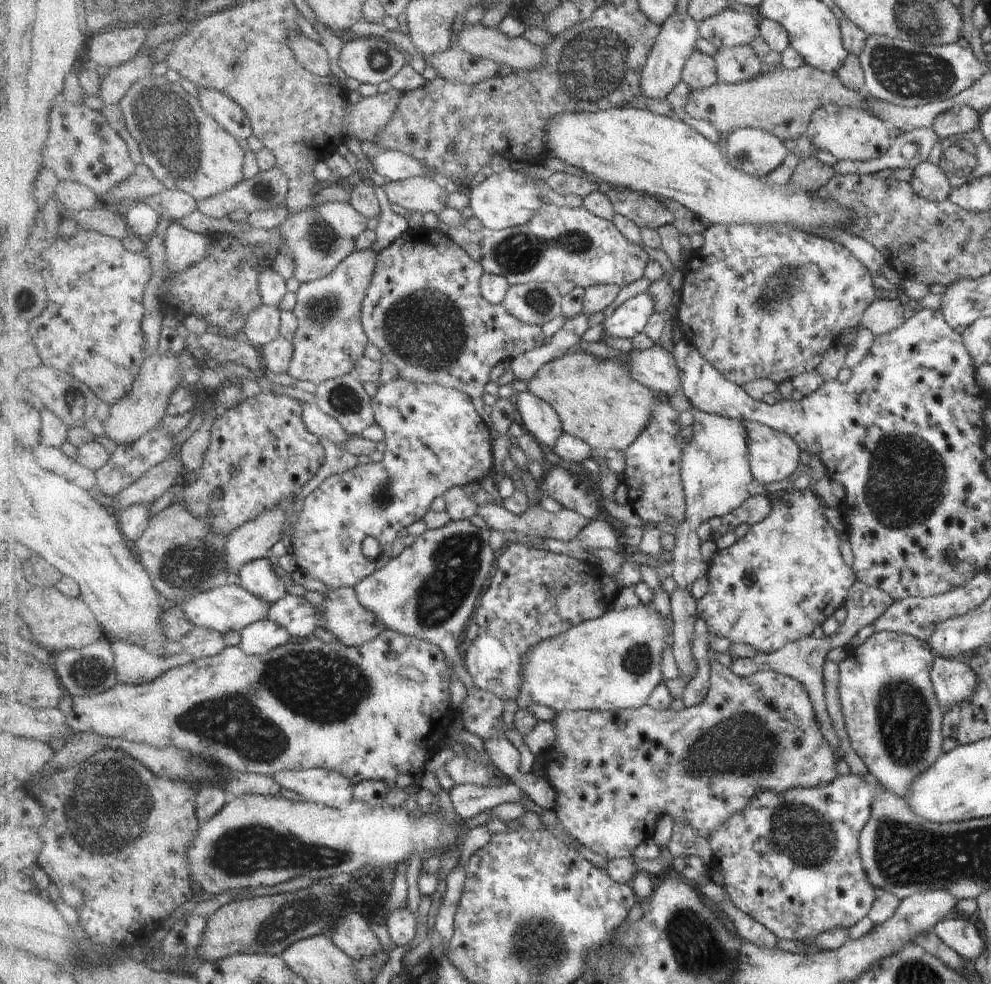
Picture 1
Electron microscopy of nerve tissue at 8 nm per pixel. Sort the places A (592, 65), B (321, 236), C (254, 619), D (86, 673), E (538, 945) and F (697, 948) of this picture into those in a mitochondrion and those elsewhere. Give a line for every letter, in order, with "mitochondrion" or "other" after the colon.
A: mitochondrion
B: mitochondrion
C: other
D: mitochondrion
E: mitochondrion
F: mitochondrion

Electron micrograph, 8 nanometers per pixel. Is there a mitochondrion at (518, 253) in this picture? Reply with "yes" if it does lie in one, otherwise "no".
yes

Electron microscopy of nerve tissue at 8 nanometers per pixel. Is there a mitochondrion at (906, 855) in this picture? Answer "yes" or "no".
yes

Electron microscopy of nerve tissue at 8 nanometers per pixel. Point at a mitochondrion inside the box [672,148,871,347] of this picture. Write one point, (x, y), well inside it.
(776, 293)

